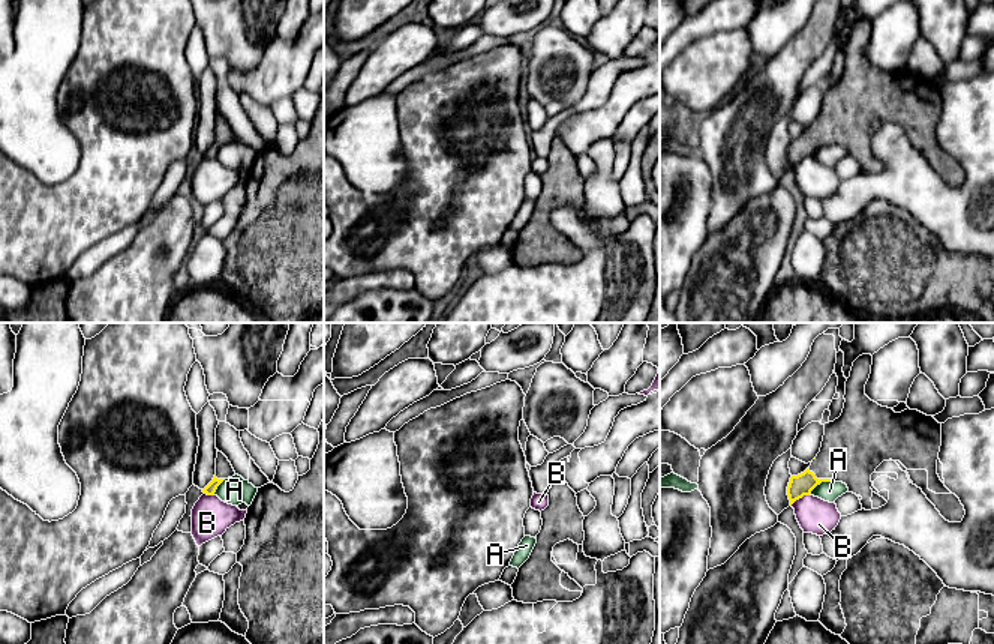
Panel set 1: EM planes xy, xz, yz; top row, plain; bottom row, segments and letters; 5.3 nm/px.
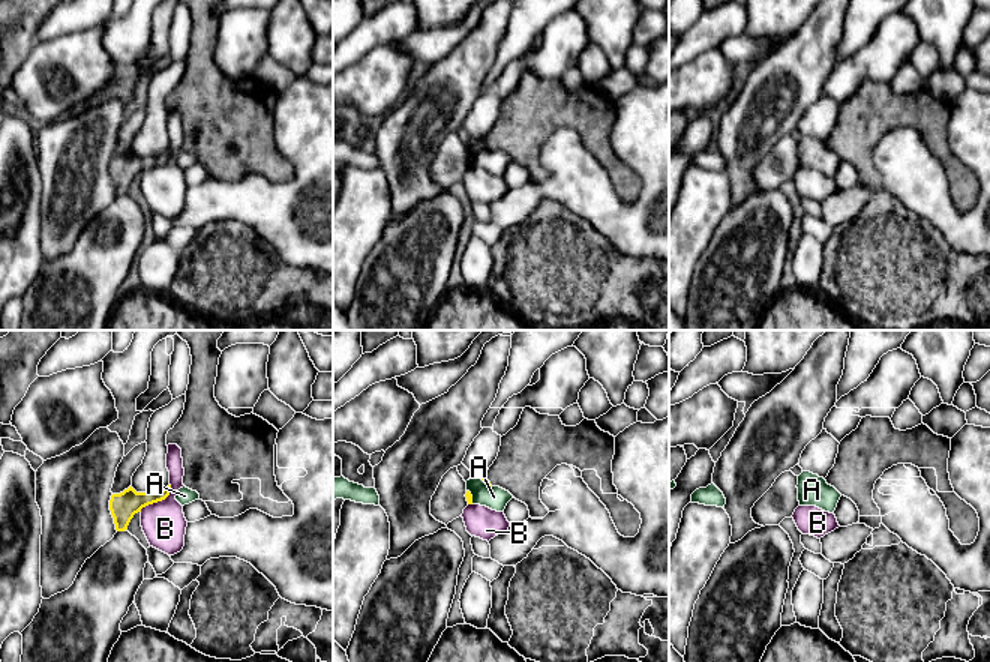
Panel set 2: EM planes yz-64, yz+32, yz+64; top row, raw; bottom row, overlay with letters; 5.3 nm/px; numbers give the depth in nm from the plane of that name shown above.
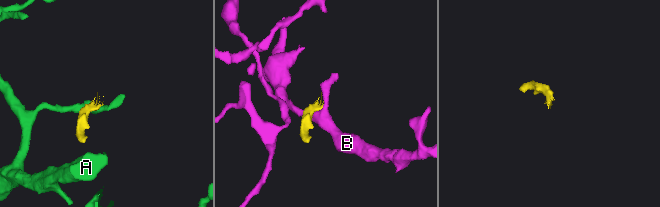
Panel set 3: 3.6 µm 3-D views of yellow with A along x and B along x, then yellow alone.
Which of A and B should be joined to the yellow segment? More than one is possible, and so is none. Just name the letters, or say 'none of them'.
none of them

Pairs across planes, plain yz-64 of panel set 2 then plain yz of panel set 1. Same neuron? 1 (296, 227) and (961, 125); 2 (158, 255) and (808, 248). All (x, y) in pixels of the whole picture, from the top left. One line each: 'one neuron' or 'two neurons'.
1: one neuron
2: one neuron

